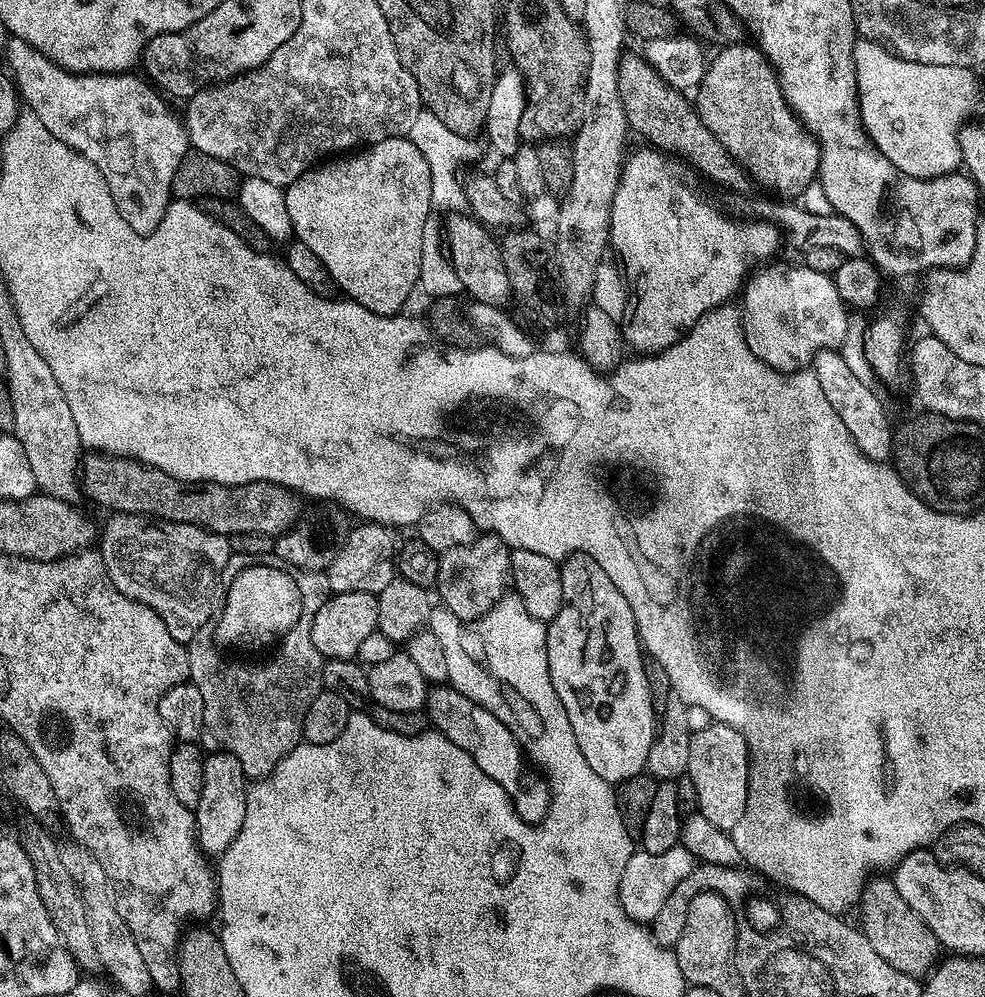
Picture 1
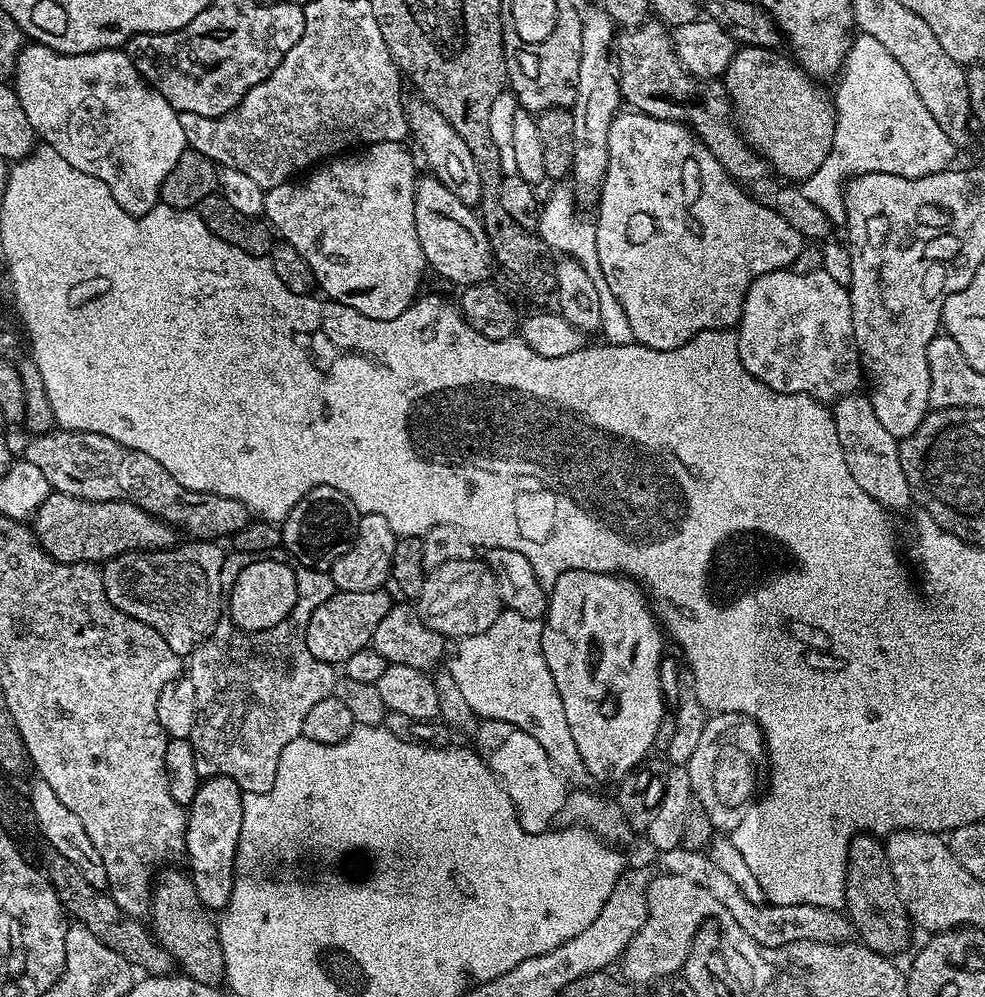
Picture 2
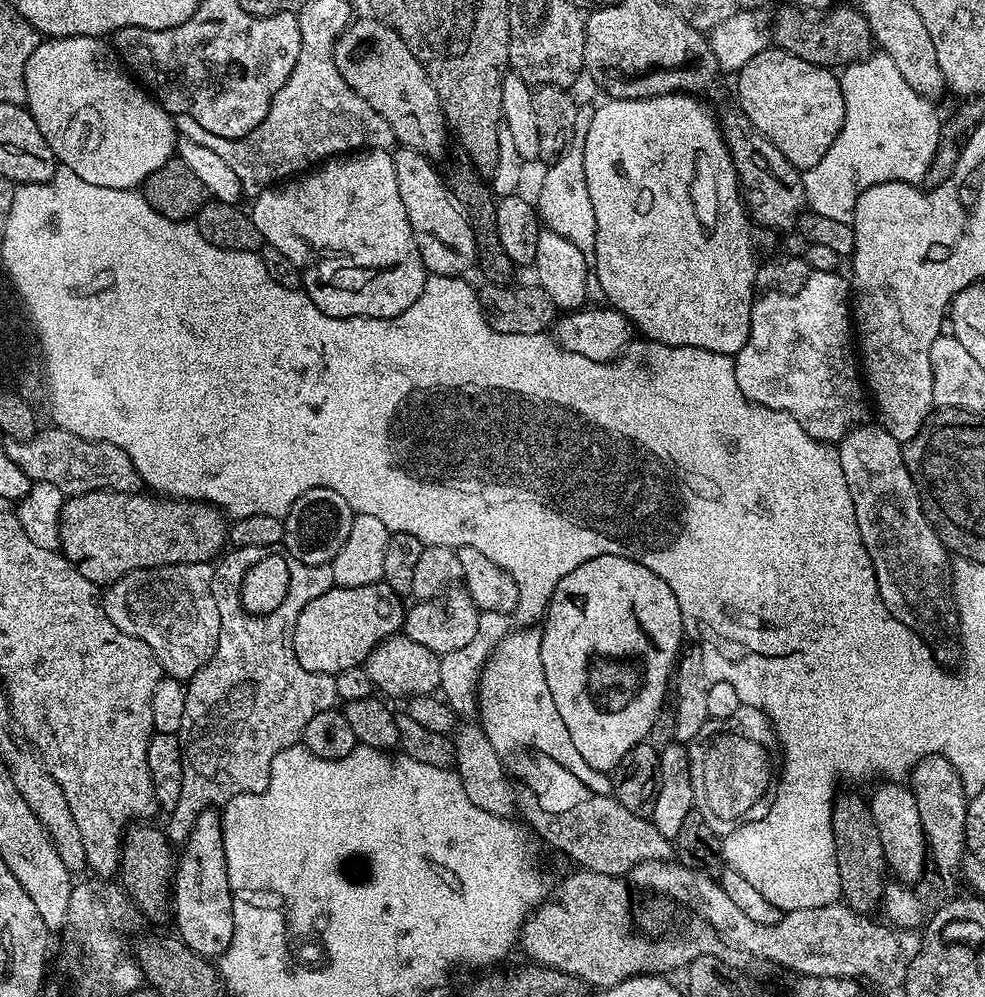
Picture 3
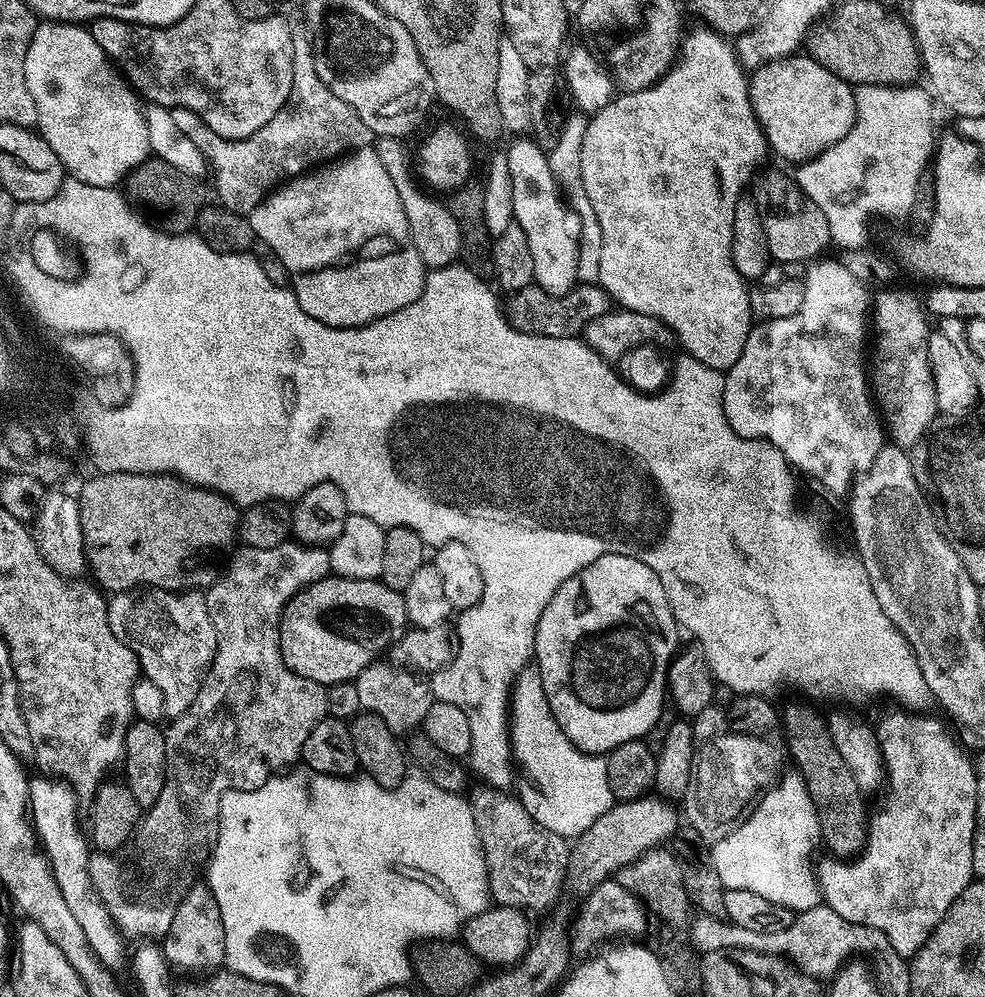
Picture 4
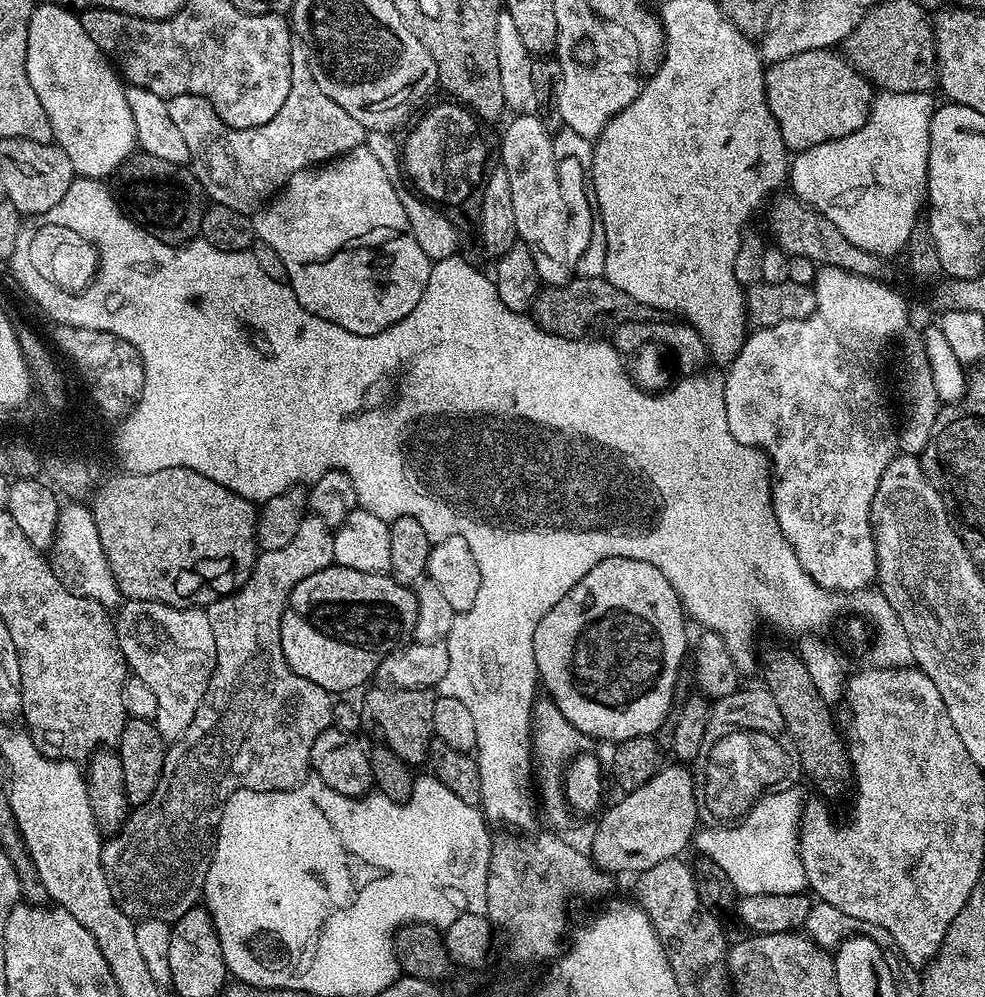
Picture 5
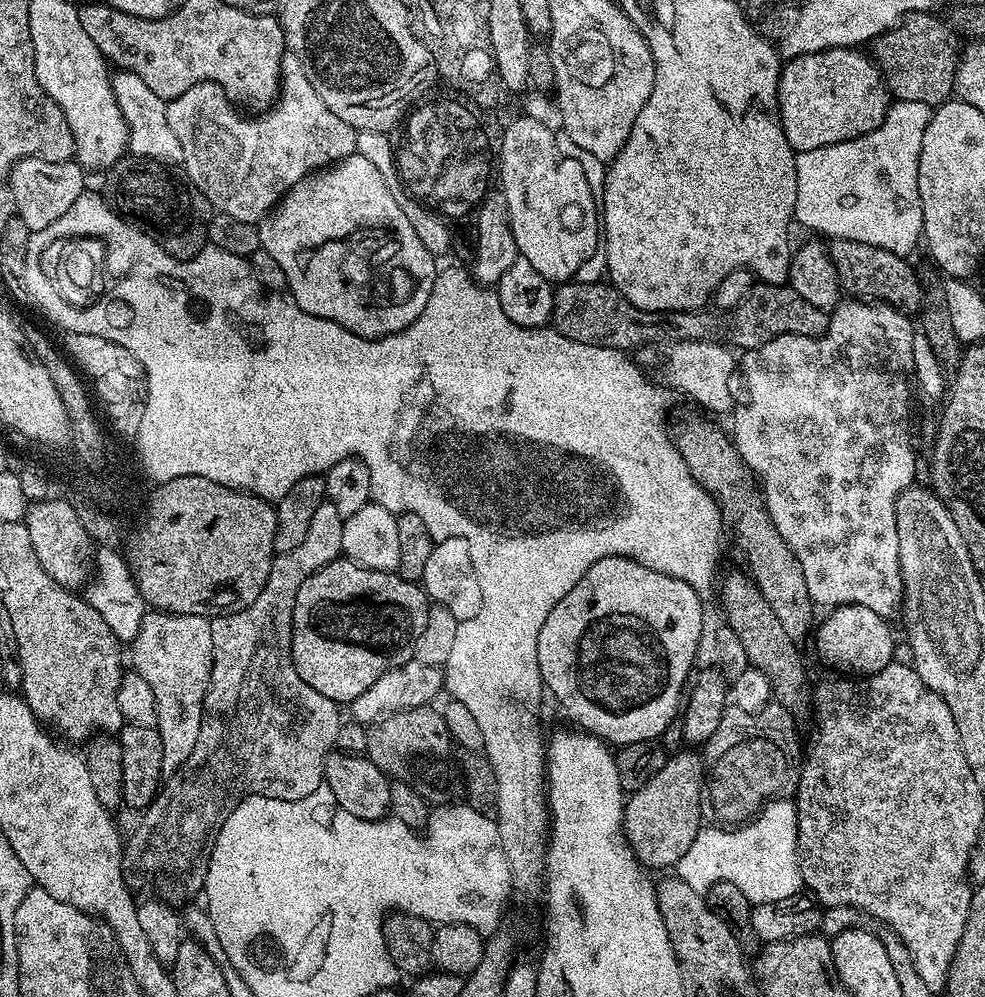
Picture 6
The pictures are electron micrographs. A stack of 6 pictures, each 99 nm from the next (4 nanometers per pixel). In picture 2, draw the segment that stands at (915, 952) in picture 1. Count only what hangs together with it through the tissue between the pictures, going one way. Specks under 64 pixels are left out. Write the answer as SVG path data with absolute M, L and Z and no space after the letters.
M861 834L850 842L844 889L846 890L844 908L859 943L879 952L882 956L895 957L895 952L902 951L908 944L910 921L895 886L885 845L877 837Z

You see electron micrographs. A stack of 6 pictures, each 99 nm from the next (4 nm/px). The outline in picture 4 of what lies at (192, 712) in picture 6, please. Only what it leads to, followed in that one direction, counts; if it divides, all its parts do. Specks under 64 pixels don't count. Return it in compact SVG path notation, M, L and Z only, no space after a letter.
M151 586L141 587L139 590L131 592L115 593L108 600L108 621L110 622L110 630L118 637L123 644L130 646L130 650L134 650L136 659L140 661L140 670L143 679L154 682L154 686L158 686L158 690L162 690L164 695L164 715L168 718L180 716L194 702L194 698L198 694L200 685L208 671L212 667L212 659L216 656L216 631L212 625L212 619L208 613L207 599L199 591L196 590L169 590L167 588L154 588Z

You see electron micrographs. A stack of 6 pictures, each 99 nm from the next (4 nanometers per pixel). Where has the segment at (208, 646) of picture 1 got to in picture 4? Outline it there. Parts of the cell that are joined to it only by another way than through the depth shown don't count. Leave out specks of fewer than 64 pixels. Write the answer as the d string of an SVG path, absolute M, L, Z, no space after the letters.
M285 542L273 549L240 546L231 553L227 564L206 588L208 613L216 631L216 656L194 702L169 723L172 725L167 725L164 741L170 778L165 779L158 802L143 813L138 827L140 848L144 853L138 867L134 866L134 890L150 892L154 898L134 902L138 902L138 906L142 902L152 902L160 912L178 910L181 898L194 883L193 877L184 875L195 864L203 865L209 859L212 845L216 843L222 794L230 790L261 788L273 774L295 765L301 759L300 751L310 730L328 715L327 687L294 674L294 670L286 666L280 649L280 619L284 607L302 589L332 572L327 551L299 542Z

